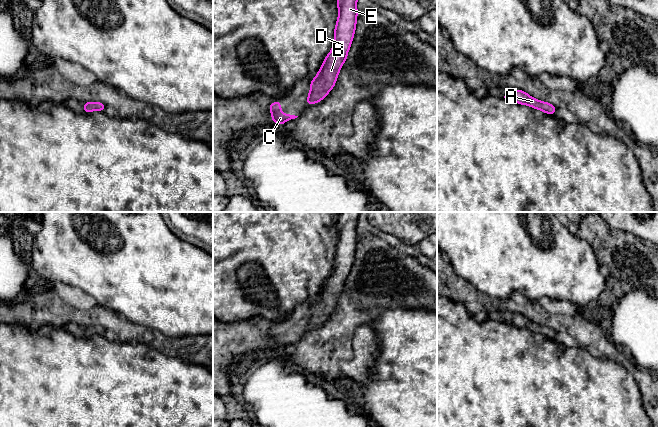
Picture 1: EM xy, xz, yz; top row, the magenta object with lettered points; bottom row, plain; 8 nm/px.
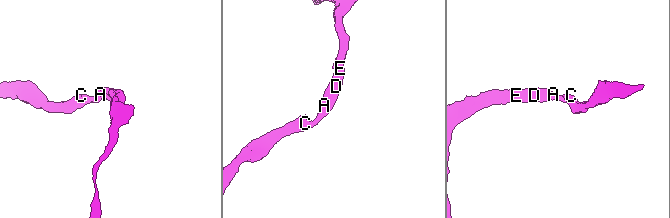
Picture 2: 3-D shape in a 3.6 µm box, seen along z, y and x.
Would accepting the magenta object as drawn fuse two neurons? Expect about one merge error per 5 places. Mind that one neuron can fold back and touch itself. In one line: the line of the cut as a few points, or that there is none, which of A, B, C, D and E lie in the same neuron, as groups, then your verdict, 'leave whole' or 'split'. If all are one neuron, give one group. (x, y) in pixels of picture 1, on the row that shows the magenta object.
cut none; groups A B C D E; leave whole

